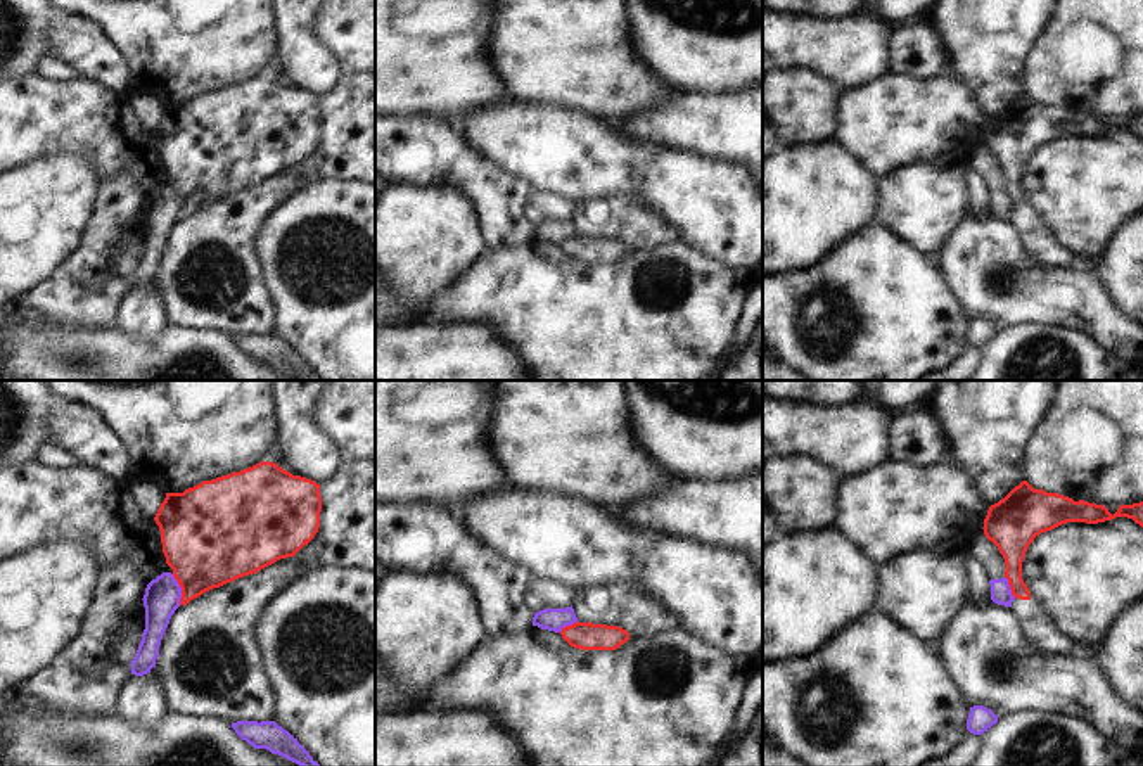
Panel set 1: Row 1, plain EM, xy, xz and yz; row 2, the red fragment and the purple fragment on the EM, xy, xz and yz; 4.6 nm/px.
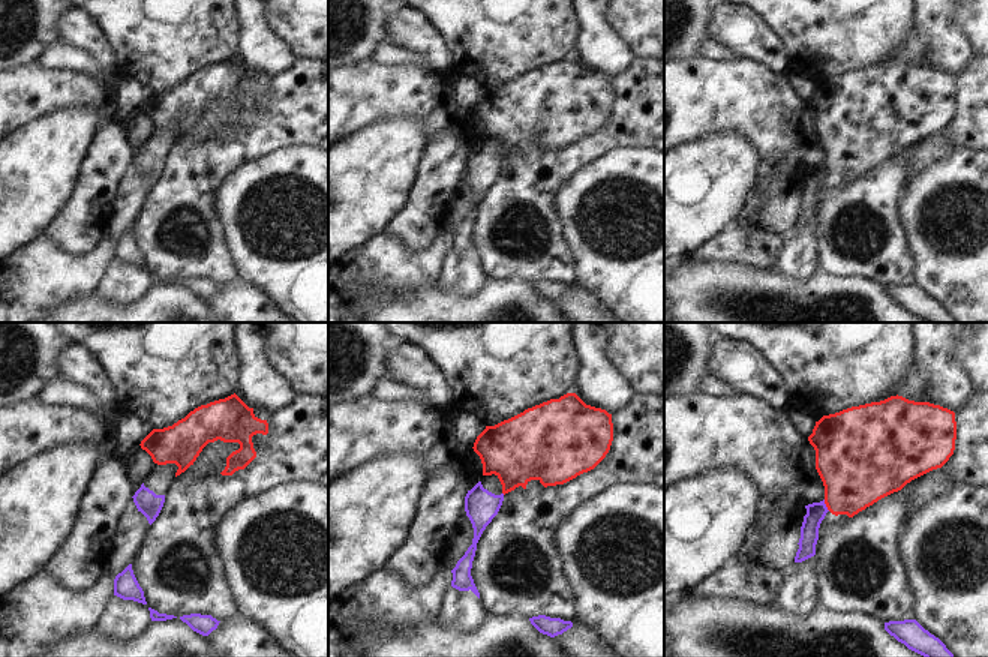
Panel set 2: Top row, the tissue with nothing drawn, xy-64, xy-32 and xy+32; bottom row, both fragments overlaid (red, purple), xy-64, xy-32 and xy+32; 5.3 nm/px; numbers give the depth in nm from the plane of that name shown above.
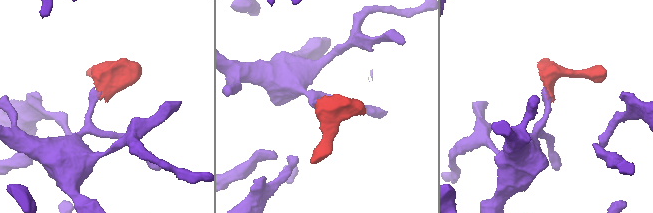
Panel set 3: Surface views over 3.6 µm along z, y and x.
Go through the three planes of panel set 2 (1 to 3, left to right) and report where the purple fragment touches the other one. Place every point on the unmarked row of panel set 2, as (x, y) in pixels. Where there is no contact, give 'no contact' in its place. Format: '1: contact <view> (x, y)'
1: no contact
2: no contact
3: contact xy+32 (826, 170)

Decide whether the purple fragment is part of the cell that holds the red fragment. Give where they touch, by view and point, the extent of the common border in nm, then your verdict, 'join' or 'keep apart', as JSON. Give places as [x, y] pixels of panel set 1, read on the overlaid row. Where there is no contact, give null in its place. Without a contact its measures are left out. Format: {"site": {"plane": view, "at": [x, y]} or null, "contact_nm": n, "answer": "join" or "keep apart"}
{"site": {"plane": "xy", "at": [182, 590]}, "contact_nm": 150, "answer": "keep apart"}

